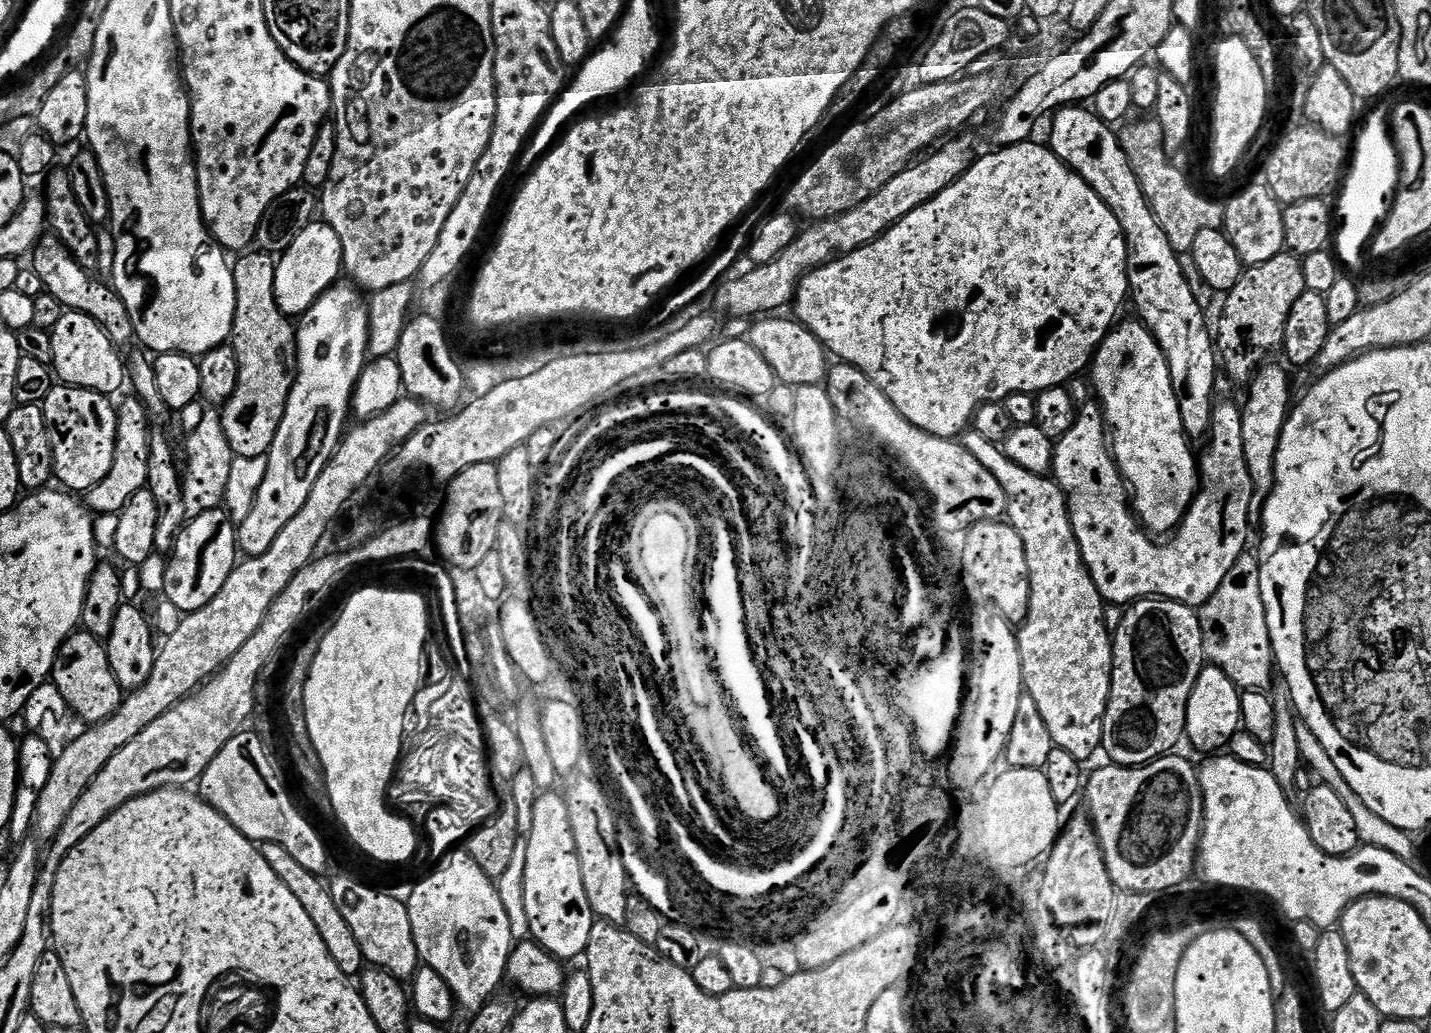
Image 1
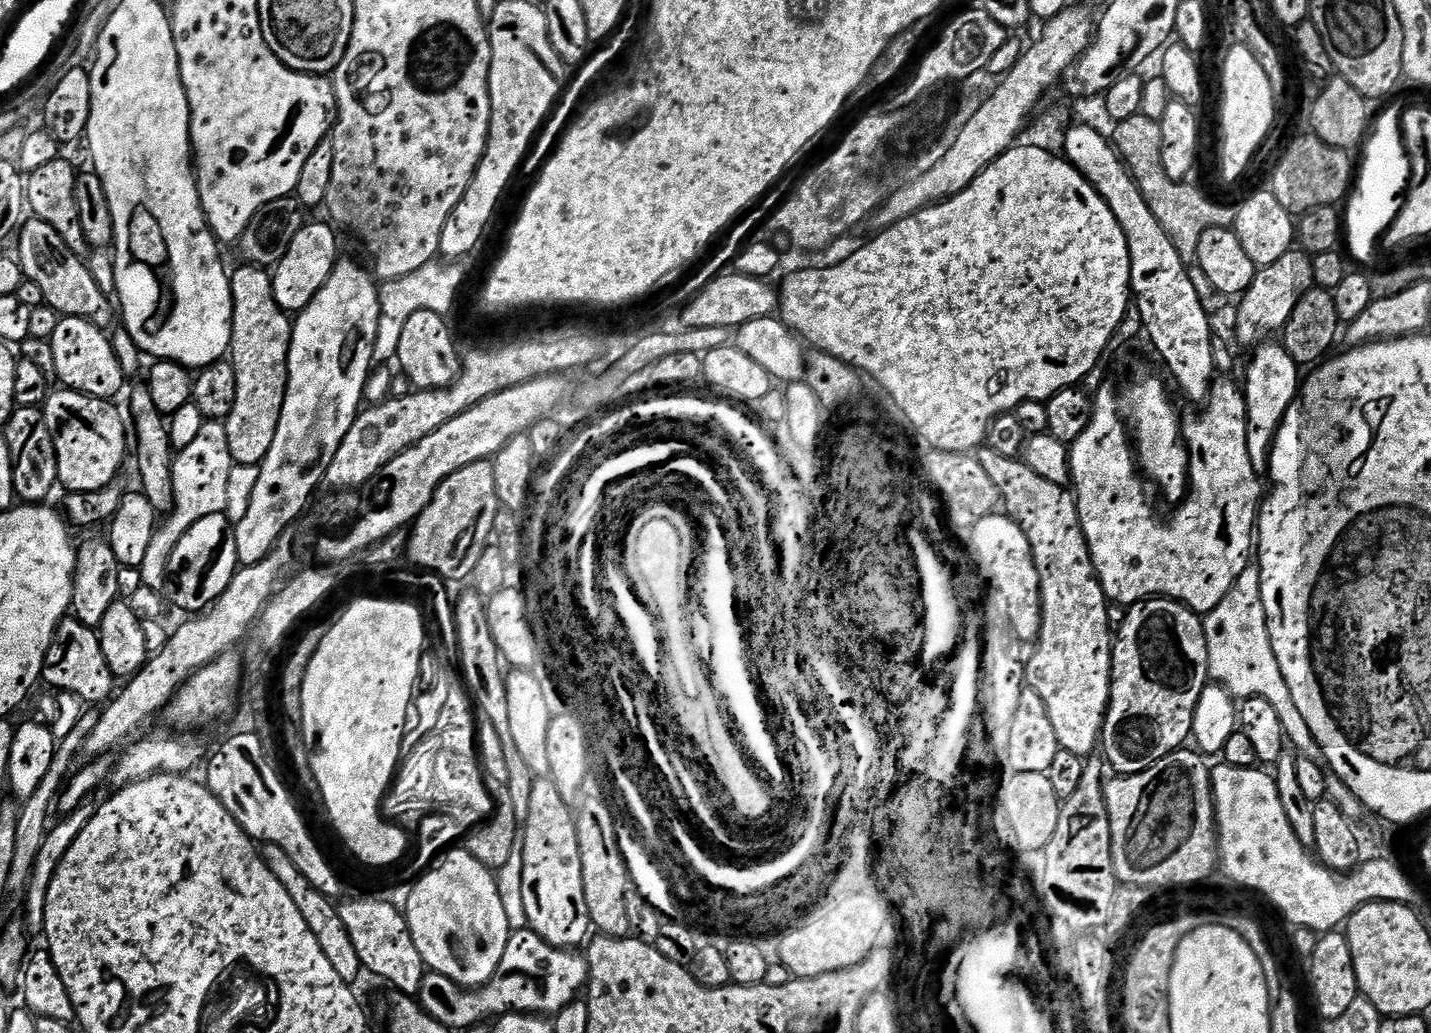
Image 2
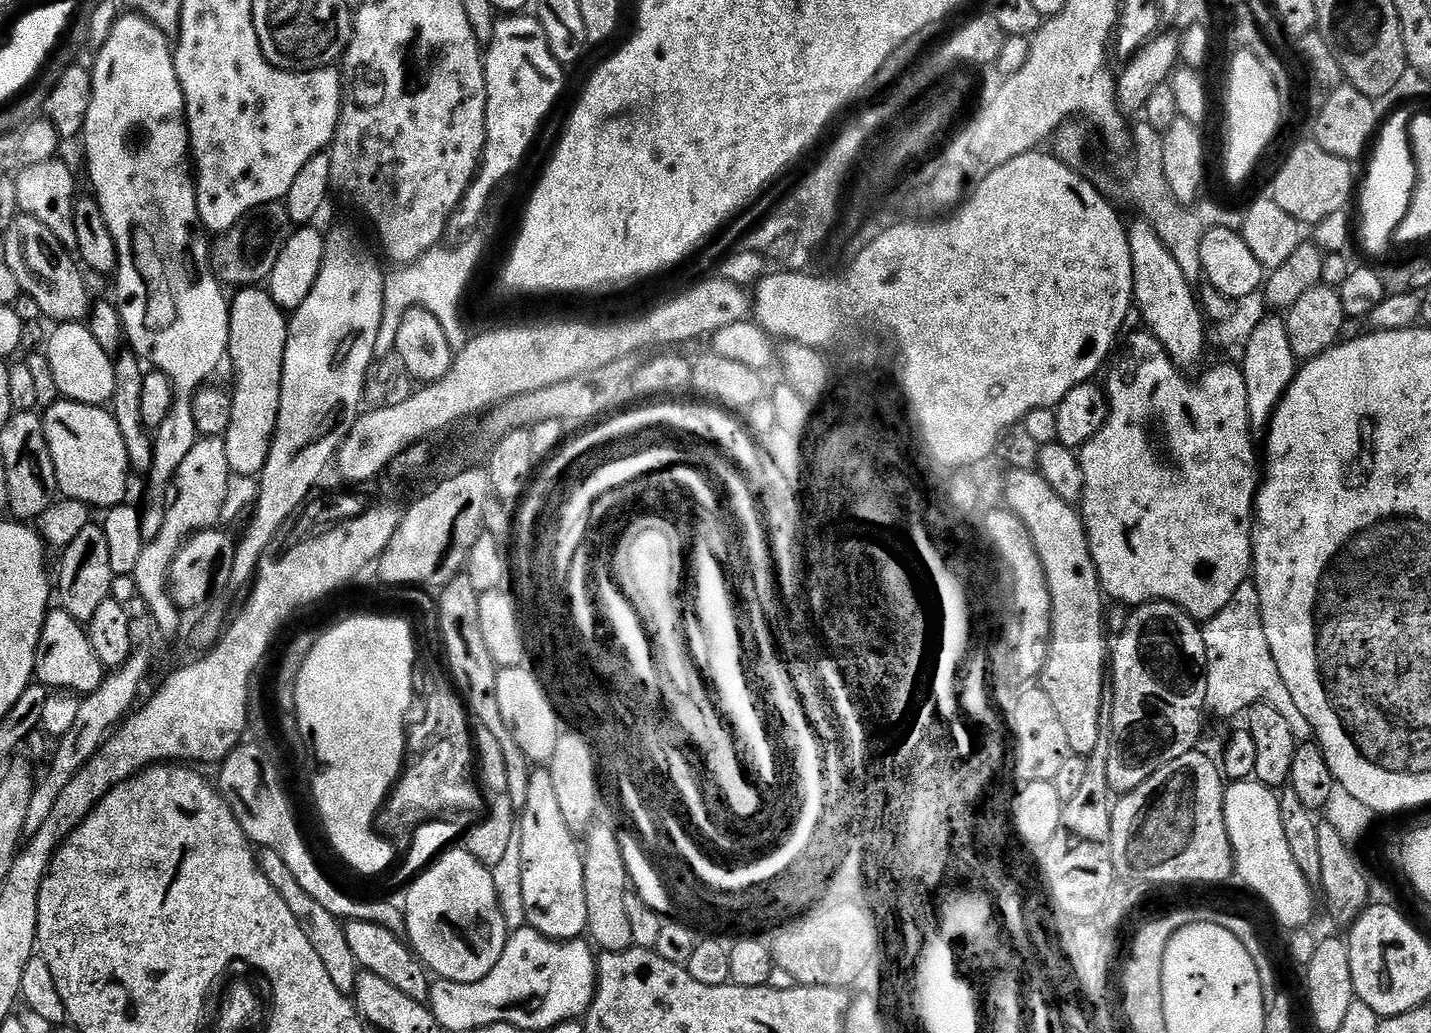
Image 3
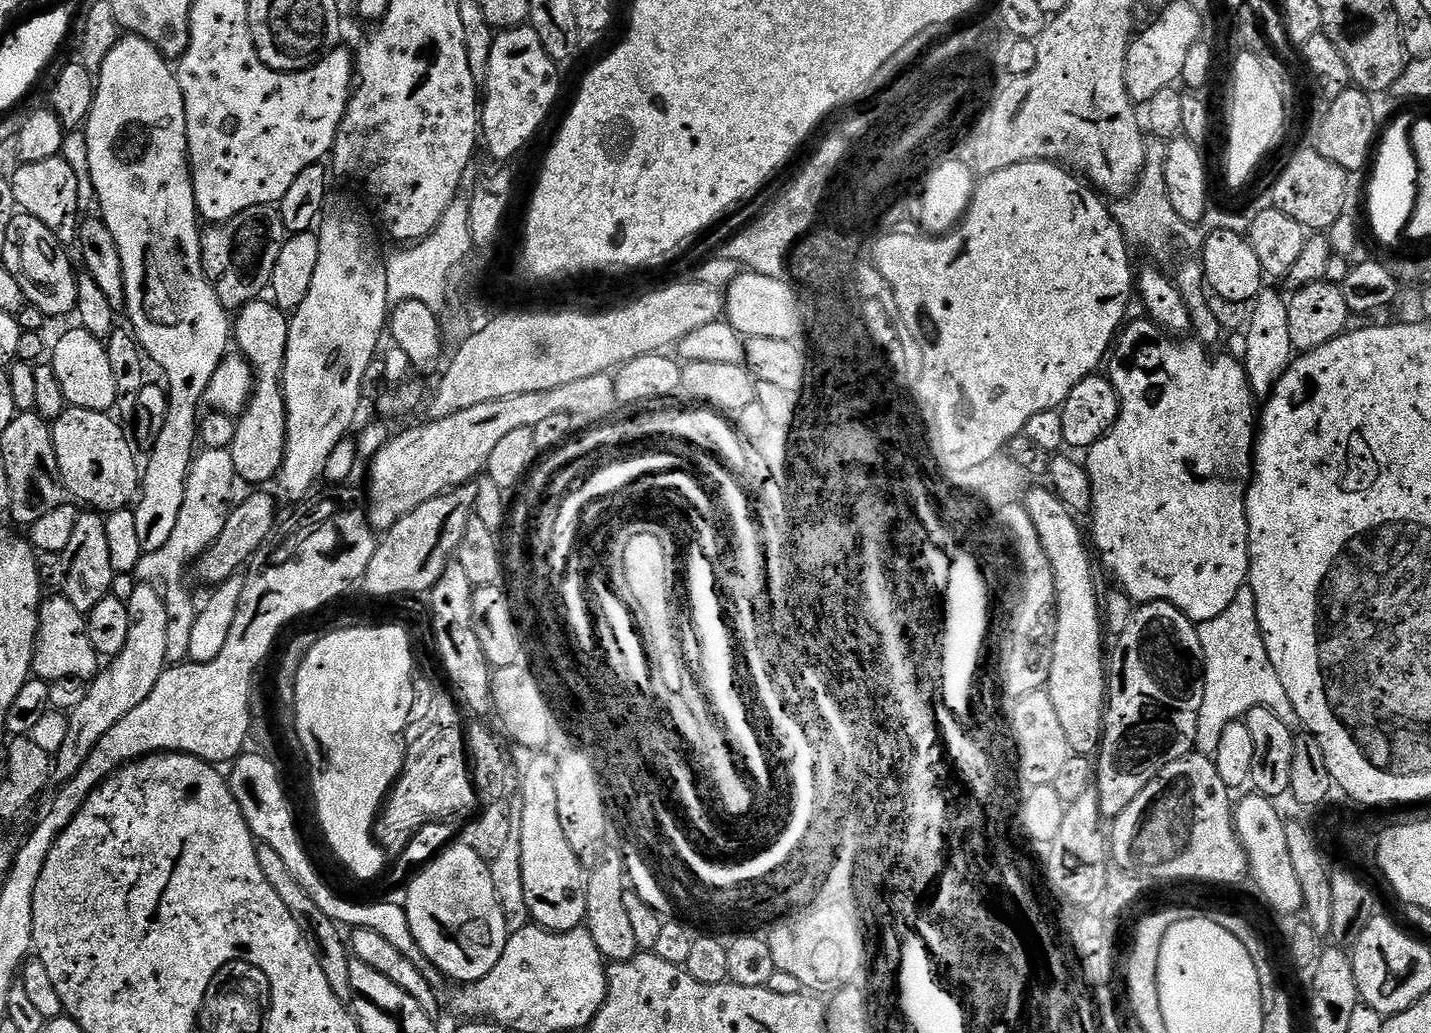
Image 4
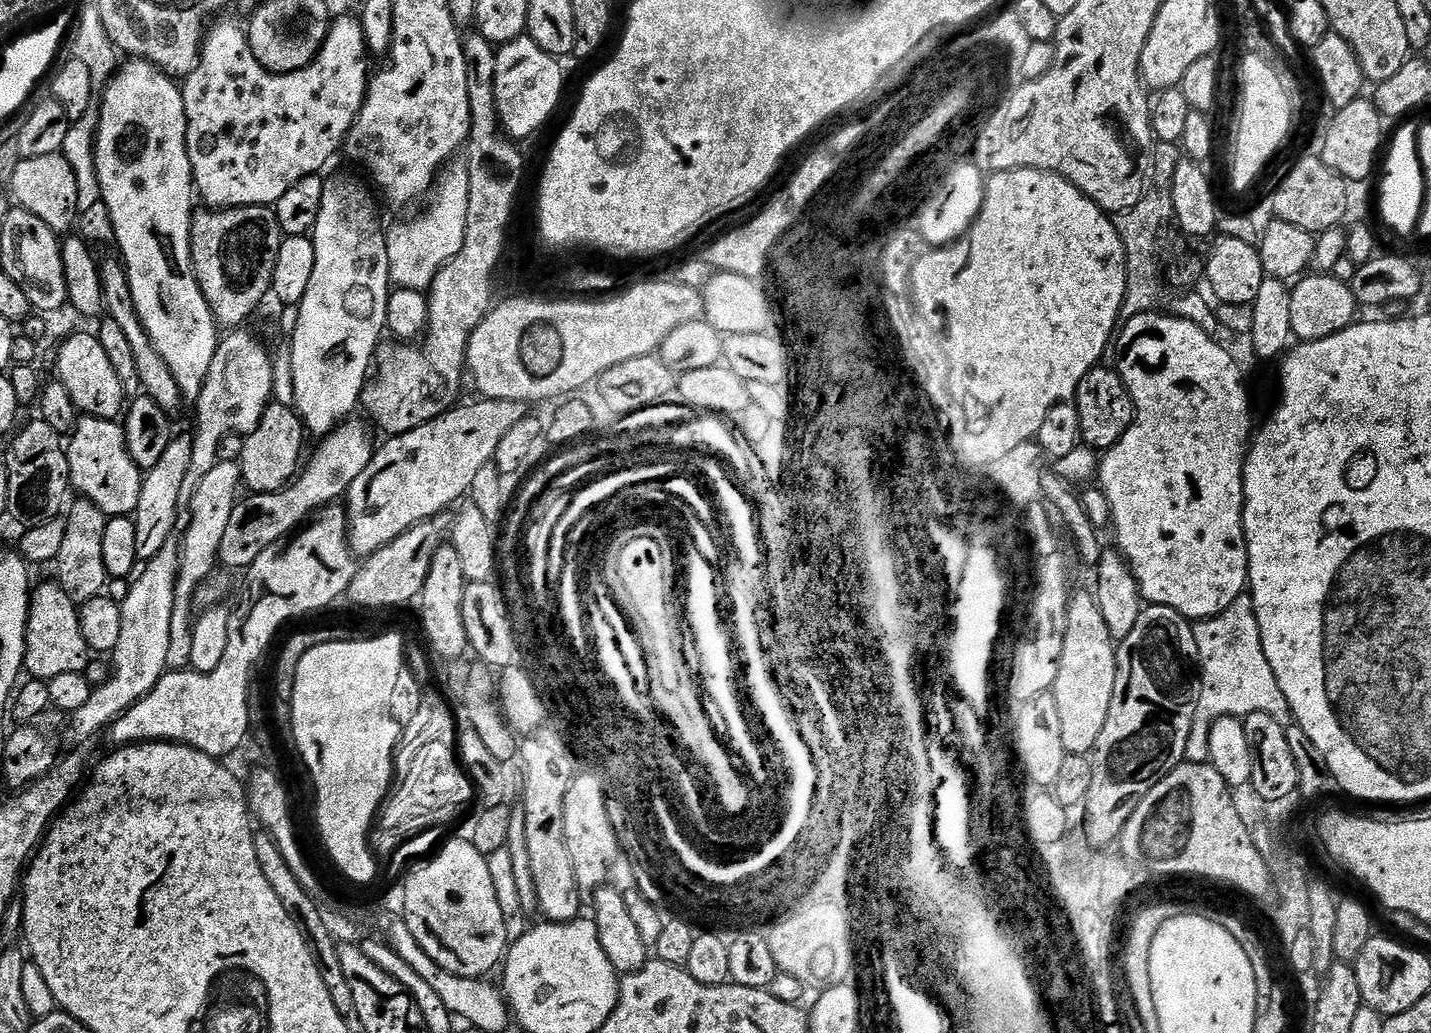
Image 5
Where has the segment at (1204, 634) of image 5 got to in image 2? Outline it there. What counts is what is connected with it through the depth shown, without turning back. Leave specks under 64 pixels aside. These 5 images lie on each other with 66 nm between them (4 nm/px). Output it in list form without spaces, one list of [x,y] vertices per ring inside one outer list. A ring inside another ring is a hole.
[[[1249,566],[1242,570],[1242,574],[1238,574],[1234,581],[1234,586],[1230,586],[1226,598],[1222,598],[1222,602],[1218,602],[1214,610],[1206,613],[1203,621],[1209,677],[1237,701],[1253,700],[1257,696],[1270,702],[1270,706],[1278,710],[1285,737],[1295,751],[1301,757],[1321,765],[1324,761],[1321,747],[1306,726],[1306,718],[1298,714],[1294,698],[1290,698],[1290,686],[1286,686],[1286,678],[1282,678],[1282,670],[1270,642],[1266,606],[1262,606],[1262,578],[1259,567]]]

